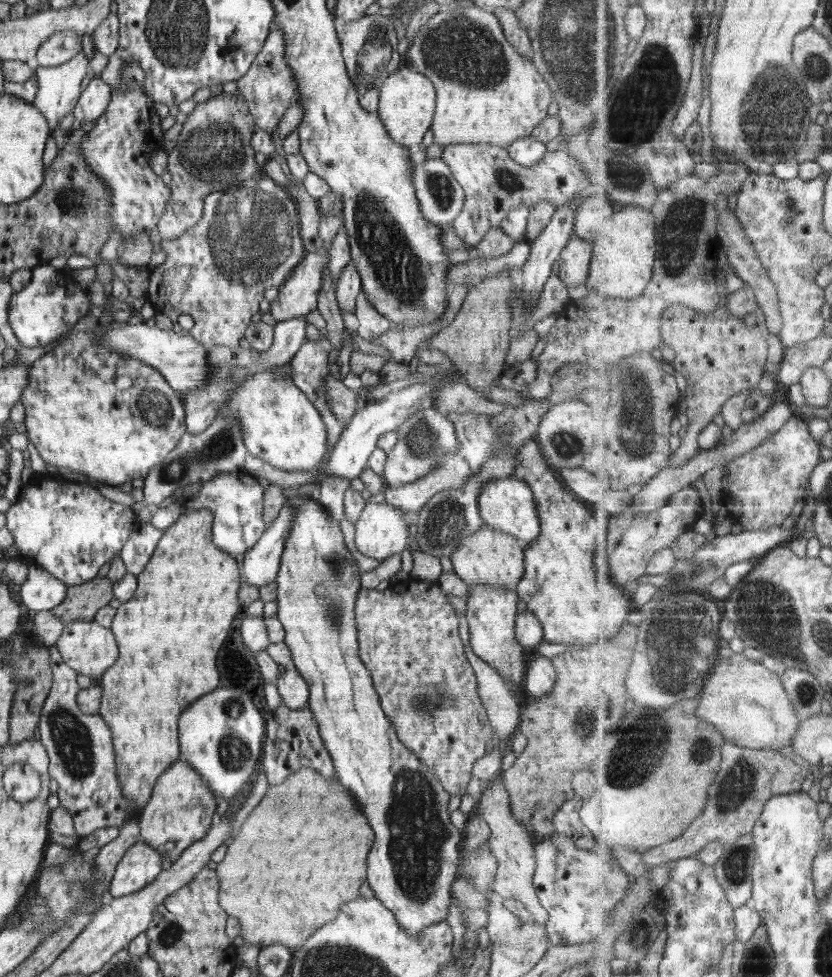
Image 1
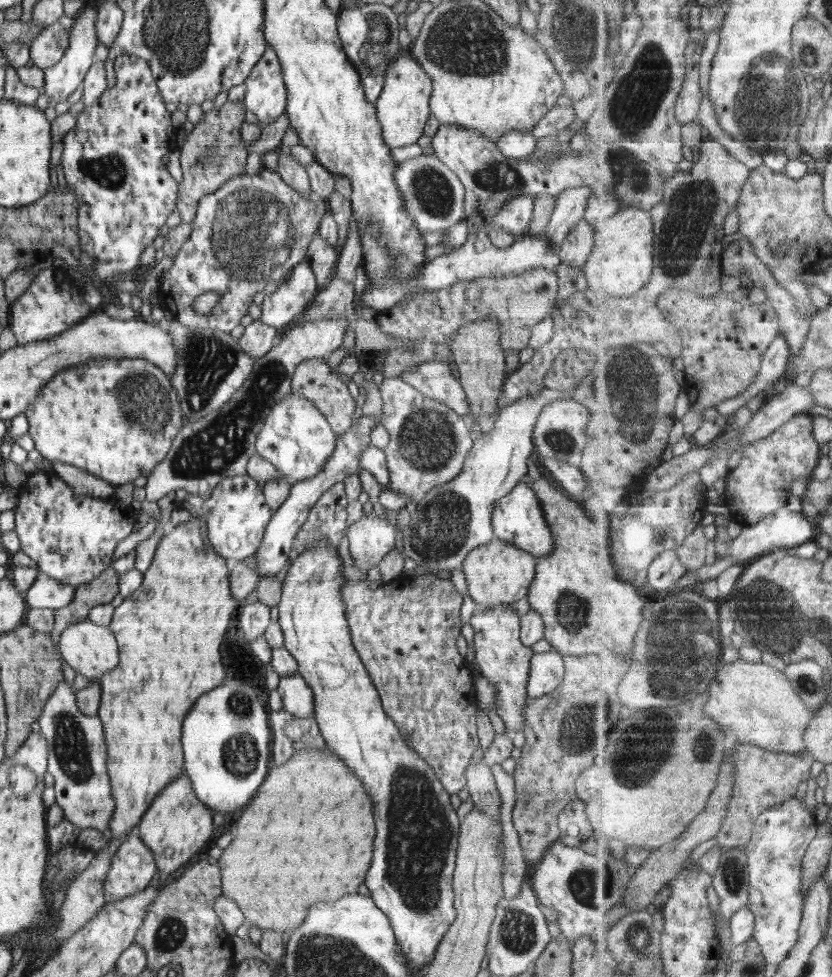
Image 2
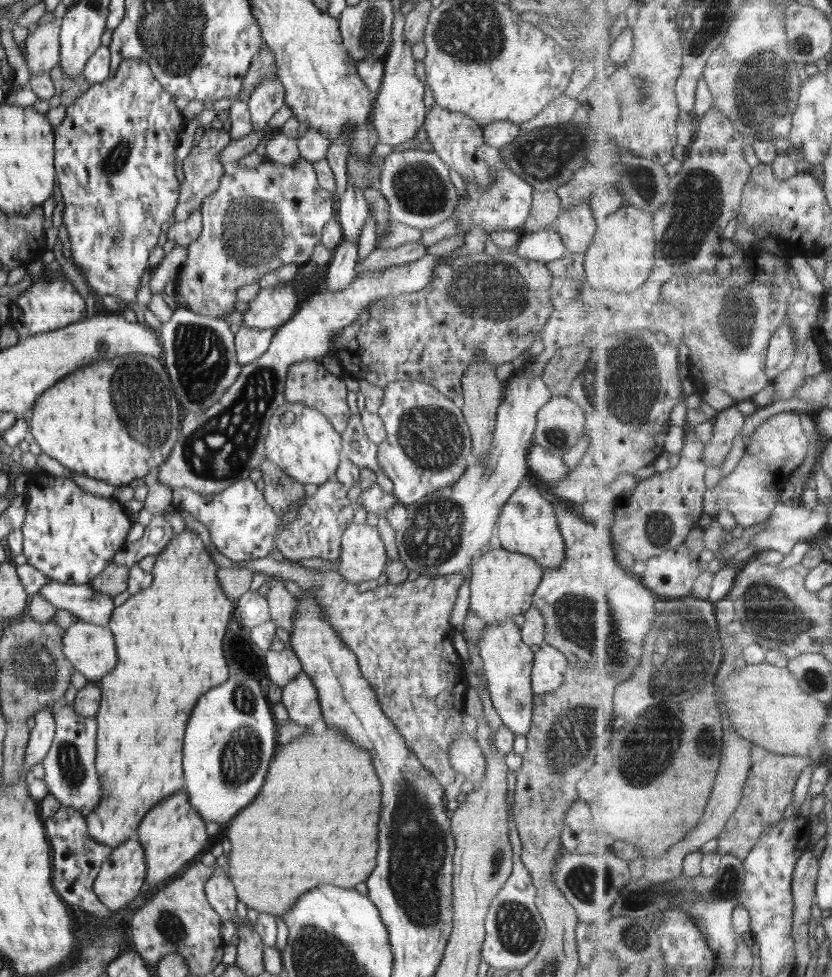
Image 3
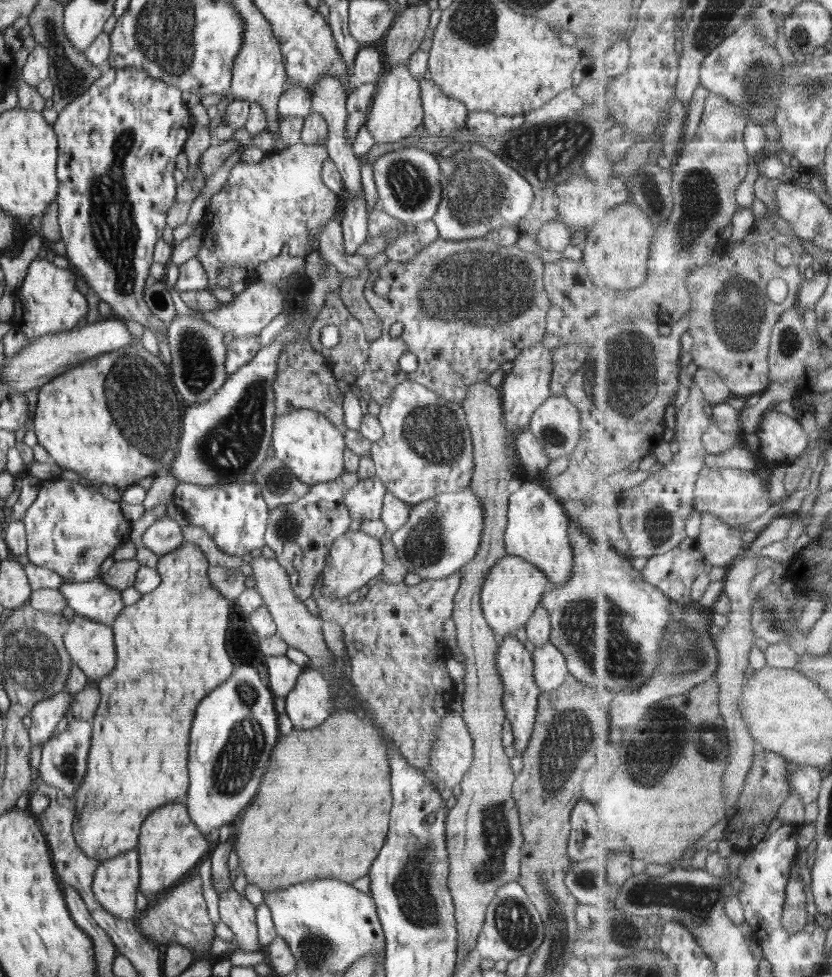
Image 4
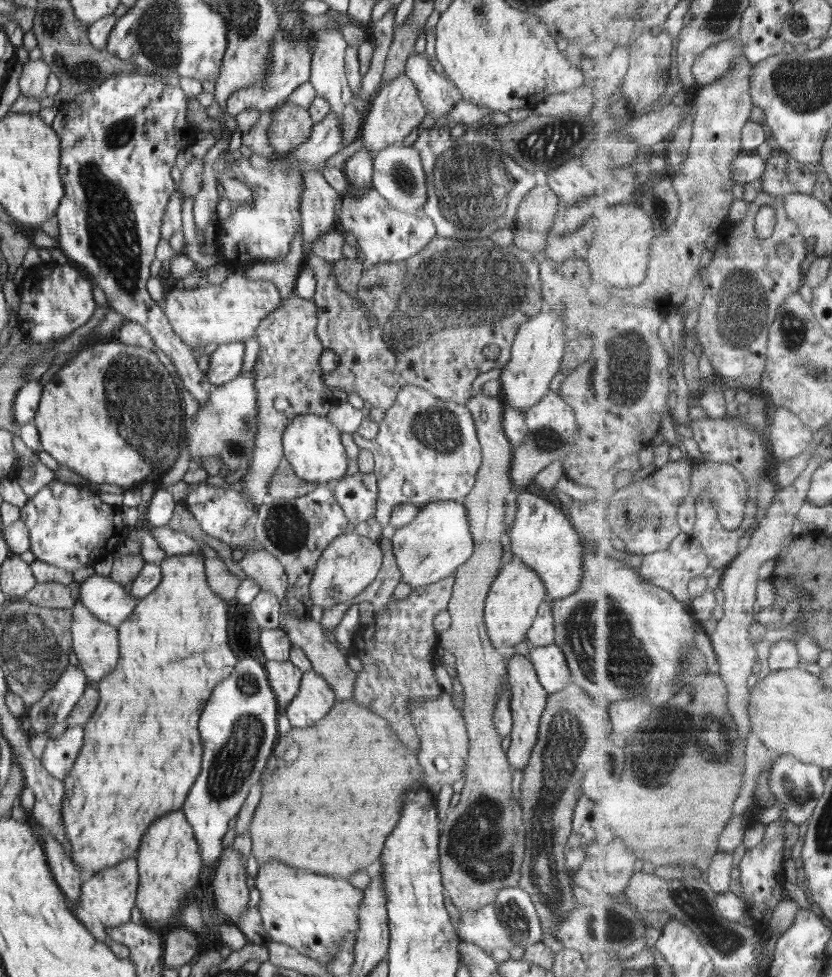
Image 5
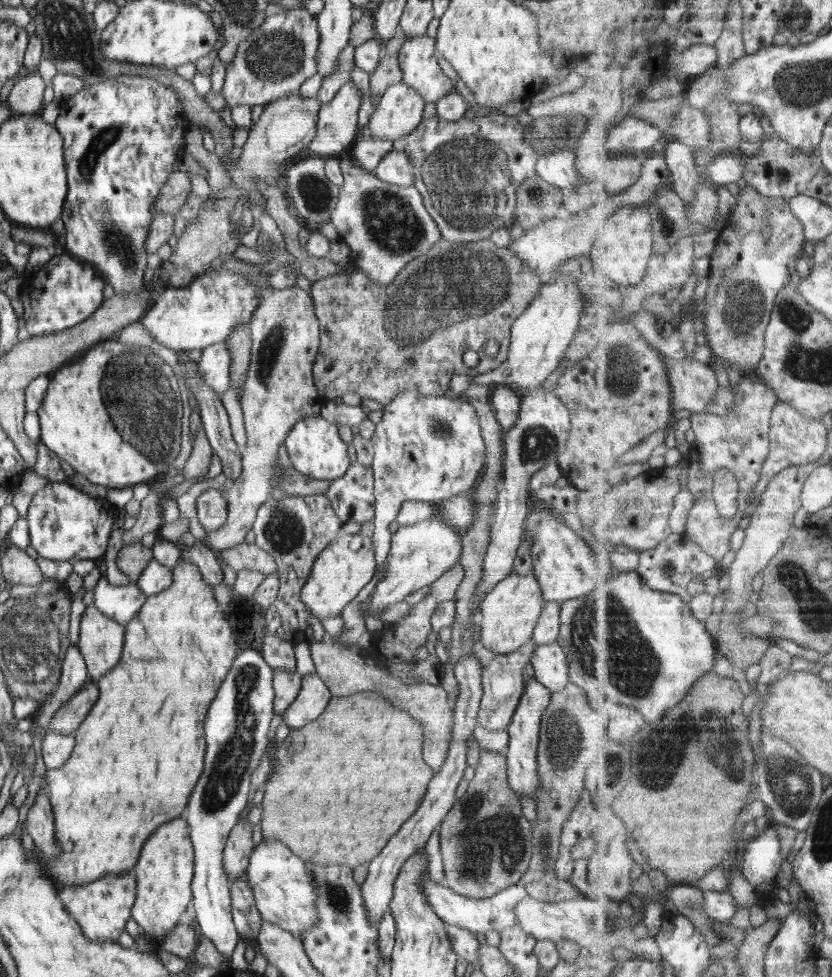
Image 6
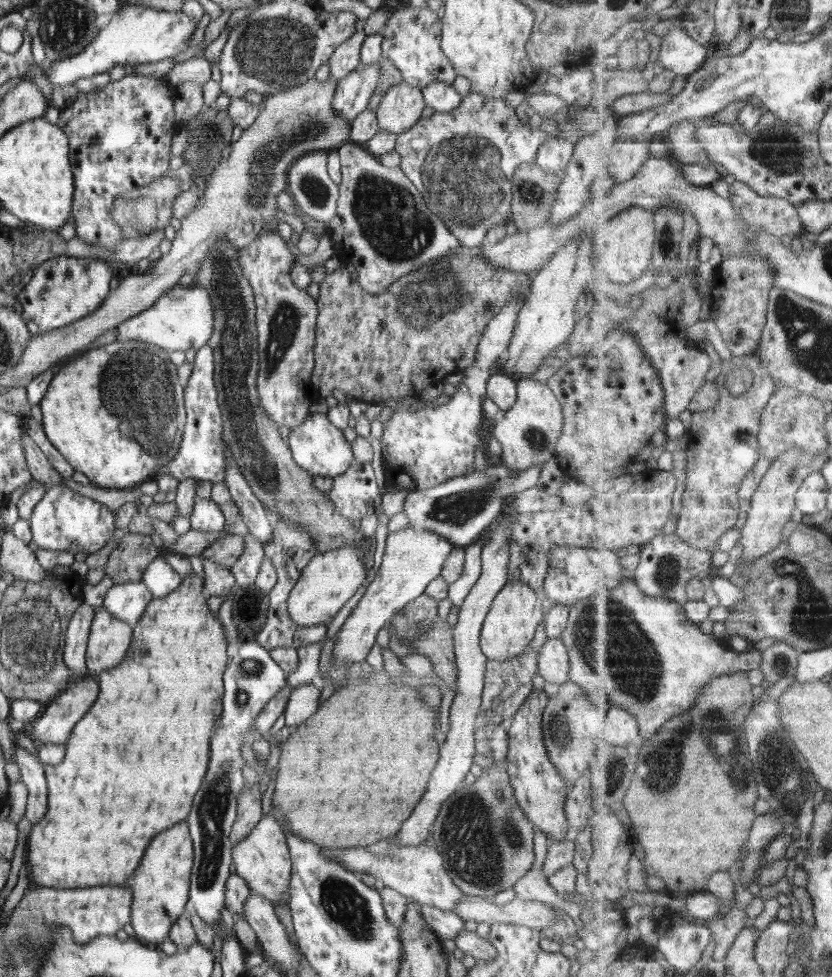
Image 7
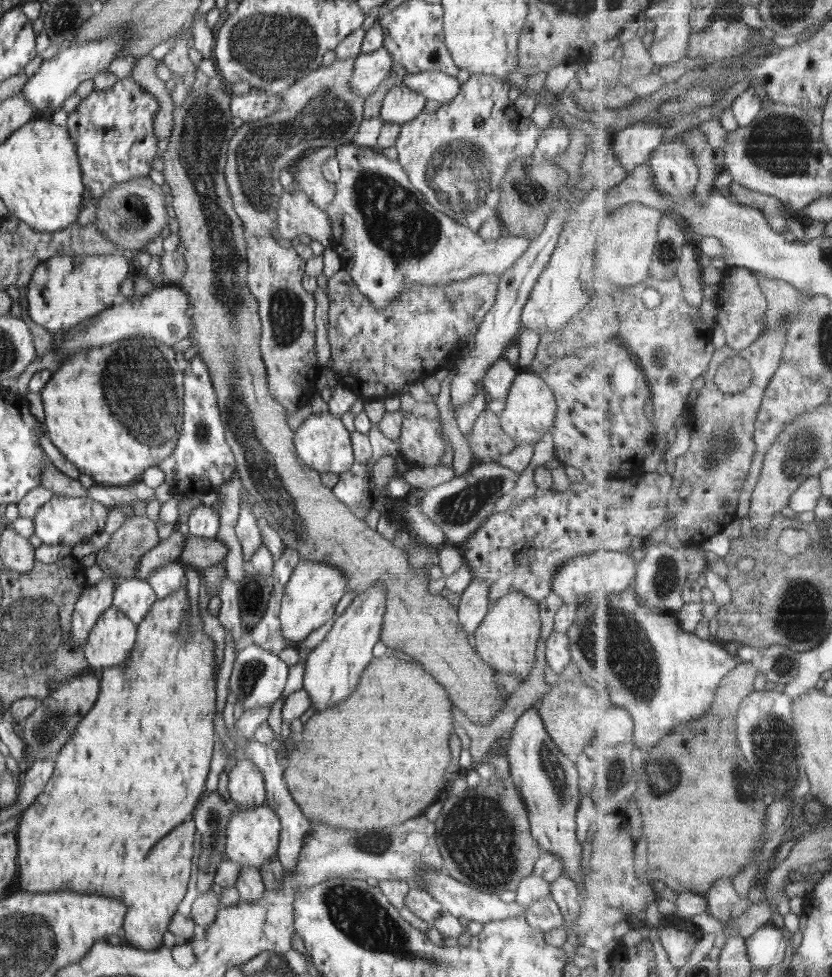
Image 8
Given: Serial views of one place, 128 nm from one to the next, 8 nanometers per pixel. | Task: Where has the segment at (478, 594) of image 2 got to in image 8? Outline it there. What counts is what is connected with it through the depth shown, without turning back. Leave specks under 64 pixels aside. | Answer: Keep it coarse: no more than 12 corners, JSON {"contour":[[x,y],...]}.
{"contour":[[520,592],[490,606],[475,650],[526,681],[536,665],[539,606]]}

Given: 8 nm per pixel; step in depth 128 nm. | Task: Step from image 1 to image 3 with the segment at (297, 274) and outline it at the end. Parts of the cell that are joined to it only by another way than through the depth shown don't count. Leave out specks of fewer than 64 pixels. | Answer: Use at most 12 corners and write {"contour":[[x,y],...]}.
{"contour":[[290,282],[260,289],[242,326],[276,330],[300,303]]}

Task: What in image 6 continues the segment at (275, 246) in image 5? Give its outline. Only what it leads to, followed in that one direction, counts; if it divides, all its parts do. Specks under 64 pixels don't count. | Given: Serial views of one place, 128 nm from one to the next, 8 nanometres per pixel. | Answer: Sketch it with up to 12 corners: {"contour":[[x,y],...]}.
{"contour":[[346,82],[322,103],[314,157],[341,156],[360,138],[362,91]]}

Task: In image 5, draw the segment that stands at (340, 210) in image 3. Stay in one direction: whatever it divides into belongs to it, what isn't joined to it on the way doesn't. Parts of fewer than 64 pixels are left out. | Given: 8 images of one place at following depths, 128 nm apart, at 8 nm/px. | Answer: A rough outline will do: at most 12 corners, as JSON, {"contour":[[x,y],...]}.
{"contour":[[338,27],[314,32],[310,83],[343,122],[343,144],[359,138]]}

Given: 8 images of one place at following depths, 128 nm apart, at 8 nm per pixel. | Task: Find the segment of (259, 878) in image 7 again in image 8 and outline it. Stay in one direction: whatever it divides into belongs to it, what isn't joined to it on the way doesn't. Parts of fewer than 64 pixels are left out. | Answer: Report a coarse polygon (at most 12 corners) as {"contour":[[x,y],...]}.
{"contour":[[268,804],[240,809],[224,829],[241,867],[277,855],[280,819]]}

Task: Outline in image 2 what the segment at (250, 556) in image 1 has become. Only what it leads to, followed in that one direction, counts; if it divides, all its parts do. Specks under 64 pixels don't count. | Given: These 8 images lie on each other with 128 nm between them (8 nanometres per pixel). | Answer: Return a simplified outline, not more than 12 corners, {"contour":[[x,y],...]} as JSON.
{"contour":[[362,416],[314,478],[293,483],[256,550],[256,574],[282,575],[298,529],[326,489],[360,473],[379,416]]}

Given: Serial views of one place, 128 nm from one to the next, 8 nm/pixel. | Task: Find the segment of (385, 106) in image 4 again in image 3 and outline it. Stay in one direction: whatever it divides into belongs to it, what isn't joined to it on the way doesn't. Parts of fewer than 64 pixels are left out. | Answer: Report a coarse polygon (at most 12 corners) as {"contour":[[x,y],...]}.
{"contour":[[393,39],[371,111],[378,142],[403,148],[425,122],[414,52]]}

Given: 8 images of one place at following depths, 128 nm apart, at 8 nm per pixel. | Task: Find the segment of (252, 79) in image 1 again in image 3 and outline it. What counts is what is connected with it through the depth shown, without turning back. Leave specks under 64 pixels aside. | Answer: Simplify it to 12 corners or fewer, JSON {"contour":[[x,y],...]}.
{"contour":[[279,78],[264,80],[248,102],[253,131],[262,132],[285,102]]}

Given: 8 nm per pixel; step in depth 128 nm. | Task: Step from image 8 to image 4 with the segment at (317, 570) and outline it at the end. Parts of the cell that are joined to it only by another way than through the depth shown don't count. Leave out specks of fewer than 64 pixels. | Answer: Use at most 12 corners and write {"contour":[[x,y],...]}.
{"contour":[[339,536],[321,572],[321,594],[347,598],[381,574],[381,539]]}

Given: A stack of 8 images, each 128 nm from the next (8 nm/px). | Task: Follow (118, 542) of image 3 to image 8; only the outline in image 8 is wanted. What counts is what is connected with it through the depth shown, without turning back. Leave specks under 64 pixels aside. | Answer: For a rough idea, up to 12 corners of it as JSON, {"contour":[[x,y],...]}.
{"contour":[[53,495],[34,516],[42,545],[74,548],[103,532],[108,507]]}

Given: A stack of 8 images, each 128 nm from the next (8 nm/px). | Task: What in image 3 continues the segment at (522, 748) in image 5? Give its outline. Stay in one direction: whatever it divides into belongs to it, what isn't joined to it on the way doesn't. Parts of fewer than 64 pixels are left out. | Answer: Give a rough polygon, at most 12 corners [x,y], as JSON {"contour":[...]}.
{"contour":[[513,620],[487,624],[480,657],[515,736],[532,727],[534,653]]}

